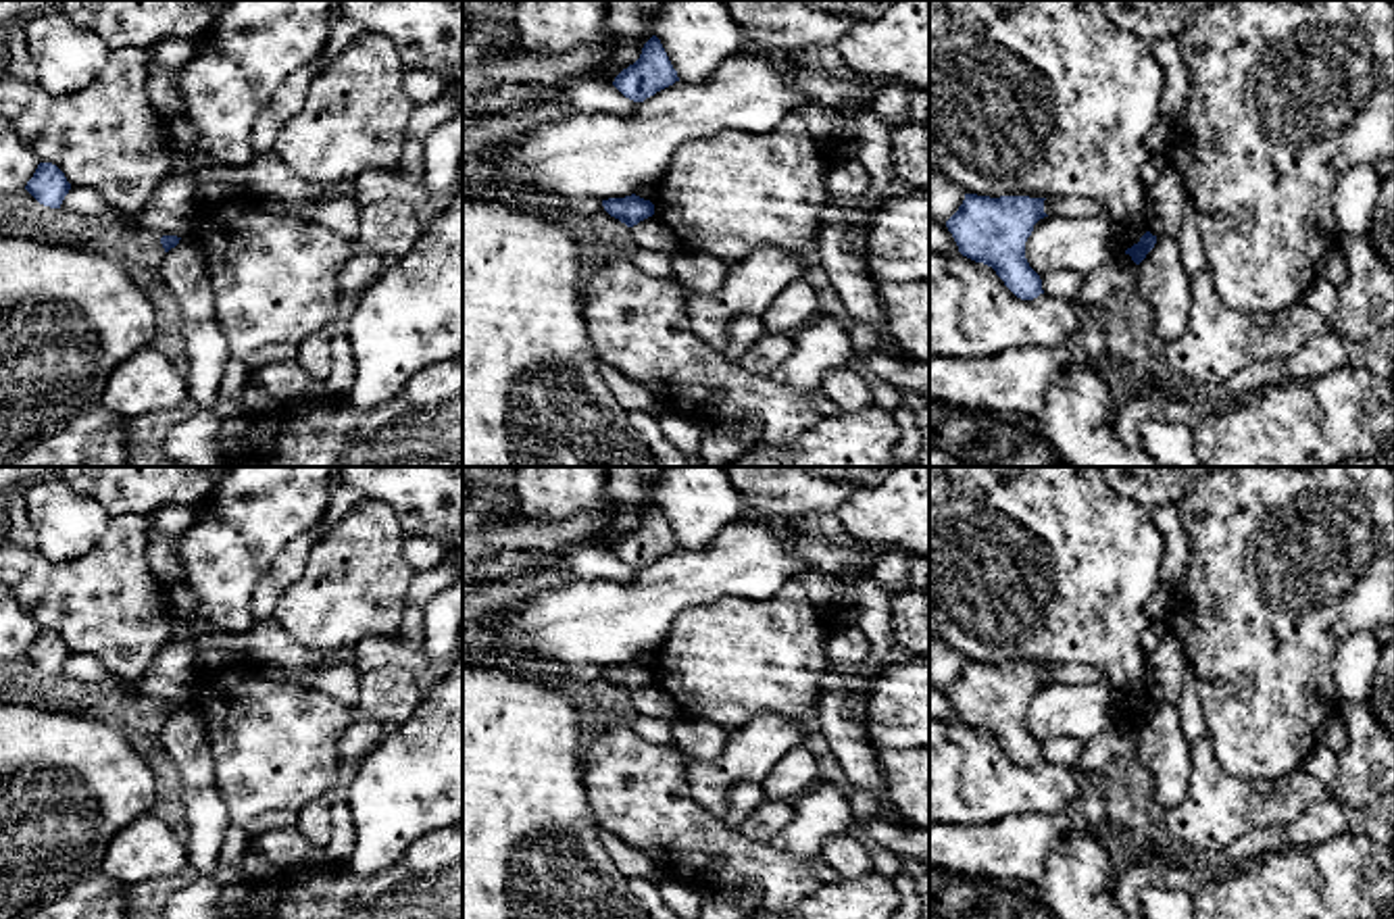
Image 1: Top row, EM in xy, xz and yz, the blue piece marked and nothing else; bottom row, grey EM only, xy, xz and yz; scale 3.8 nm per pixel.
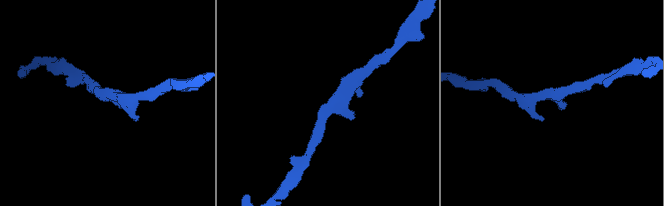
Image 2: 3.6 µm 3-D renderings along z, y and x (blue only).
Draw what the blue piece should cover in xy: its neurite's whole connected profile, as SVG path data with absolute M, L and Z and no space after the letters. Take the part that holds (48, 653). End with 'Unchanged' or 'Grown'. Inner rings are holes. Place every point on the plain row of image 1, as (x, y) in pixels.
M40 629L25 656L44 673L60 675L71 656L65 640L52 629Z. Unchanged

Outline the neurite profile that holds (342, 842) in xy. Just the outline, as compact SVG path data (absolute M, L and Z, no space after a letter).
M344 796L331 800L331 842L325 852L331 861L346 863L356 846L356 829Z

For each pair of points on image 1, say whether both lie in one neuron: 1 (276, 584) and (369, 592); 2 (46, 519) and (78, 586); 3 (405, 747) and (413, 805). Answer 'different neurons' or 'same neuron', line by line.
1: different neurons
2: different neurons
3: same neuron

